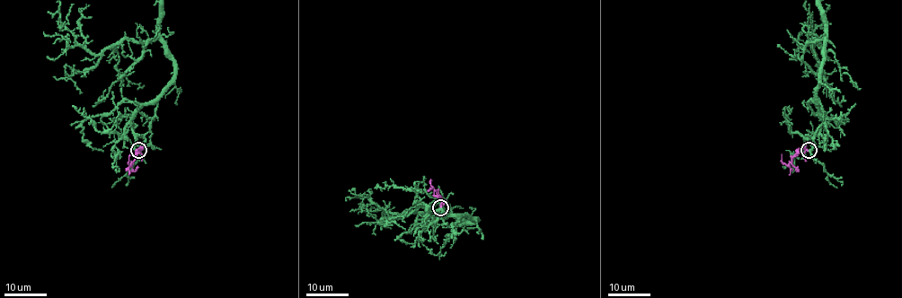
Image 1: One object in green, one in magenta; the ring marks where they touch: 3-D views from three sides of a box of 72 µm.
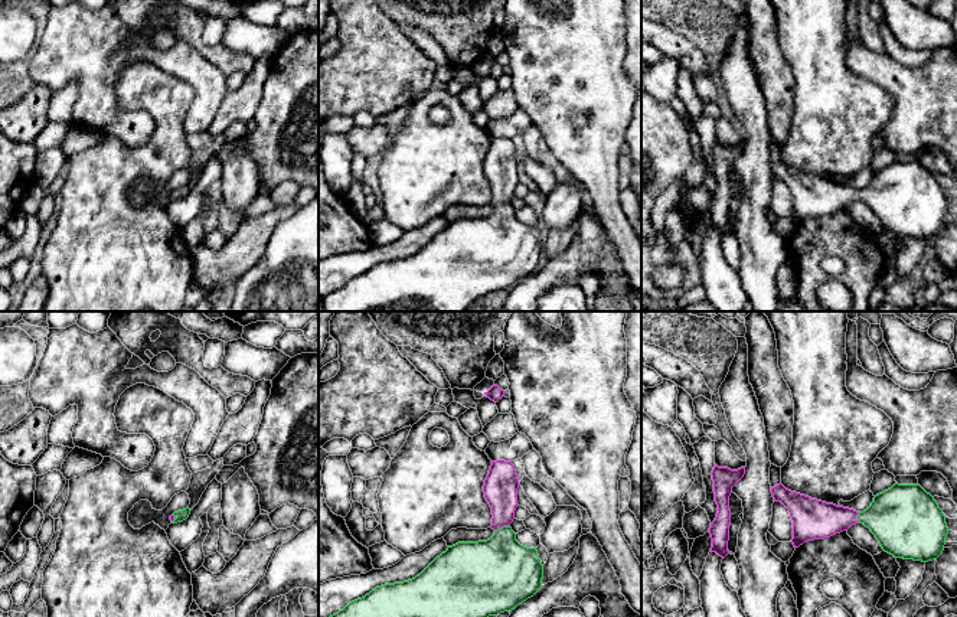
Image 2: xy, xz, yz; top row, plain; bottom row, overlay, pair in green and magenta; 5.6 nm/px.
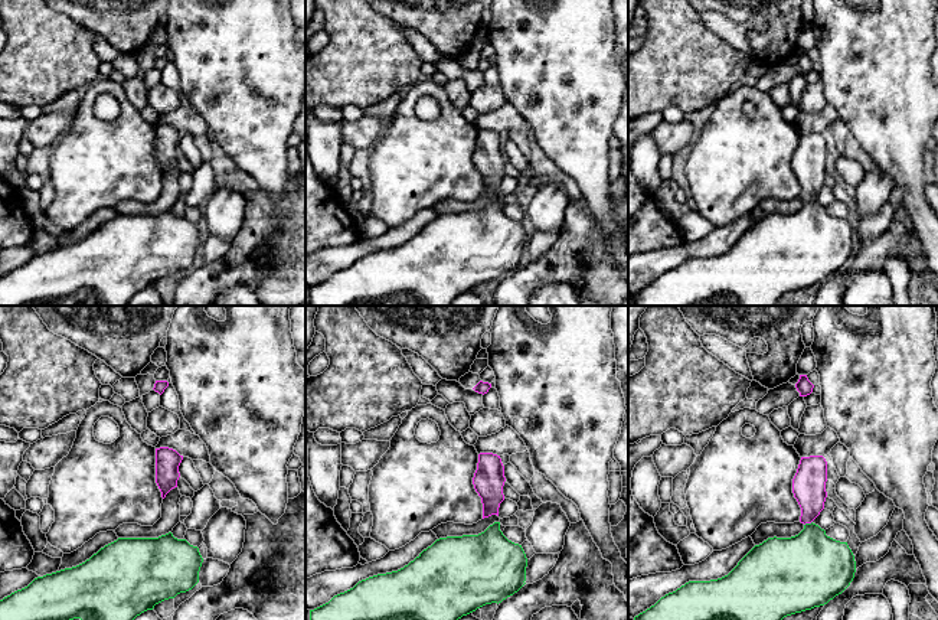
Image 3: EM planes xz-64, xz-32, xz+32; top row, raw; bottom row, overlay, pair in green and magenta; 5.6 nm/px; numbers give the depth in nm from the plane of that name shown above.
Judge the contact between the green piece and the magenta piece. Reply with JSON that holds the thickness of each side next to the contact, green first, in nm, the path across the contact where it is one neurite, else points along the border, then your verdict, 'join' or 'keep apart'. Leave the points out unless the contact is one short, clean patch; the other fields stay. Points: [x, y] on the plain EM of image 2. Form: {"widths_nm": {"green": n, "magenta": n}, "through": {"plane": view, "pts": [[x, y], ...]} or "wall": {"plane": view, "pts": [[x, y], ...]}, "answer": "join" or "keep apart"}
{"widths_nm": {"green": 380, "magenta": 190}, "through": {"plane": "xz", "pts": [[499, 248], [503, 203], [500, 163]]}, "answer": "join"}

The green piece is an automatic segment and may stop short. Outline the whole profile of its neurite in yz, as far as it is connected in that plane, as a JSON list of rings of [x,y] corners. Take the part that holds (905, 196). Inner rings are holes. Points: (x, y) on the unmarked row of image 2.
[[[781,160],[771,164],[771,170],[790,189],[794,225],[863,200],[882,226],[895,235],[928,239],[944,228],[948,212],[945,193],[920,161],[895,160],[876,172],[863,189],[811,176],[785,166]]]

